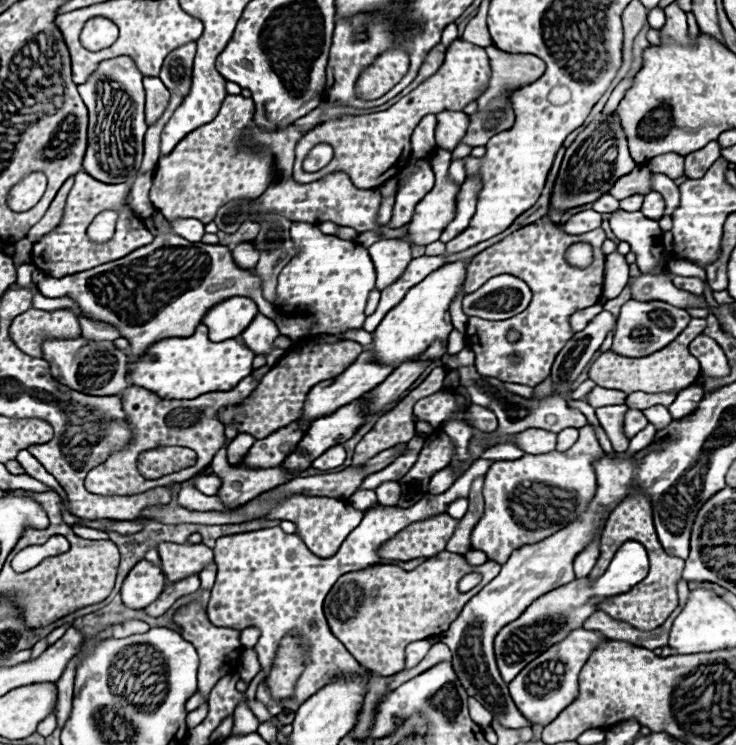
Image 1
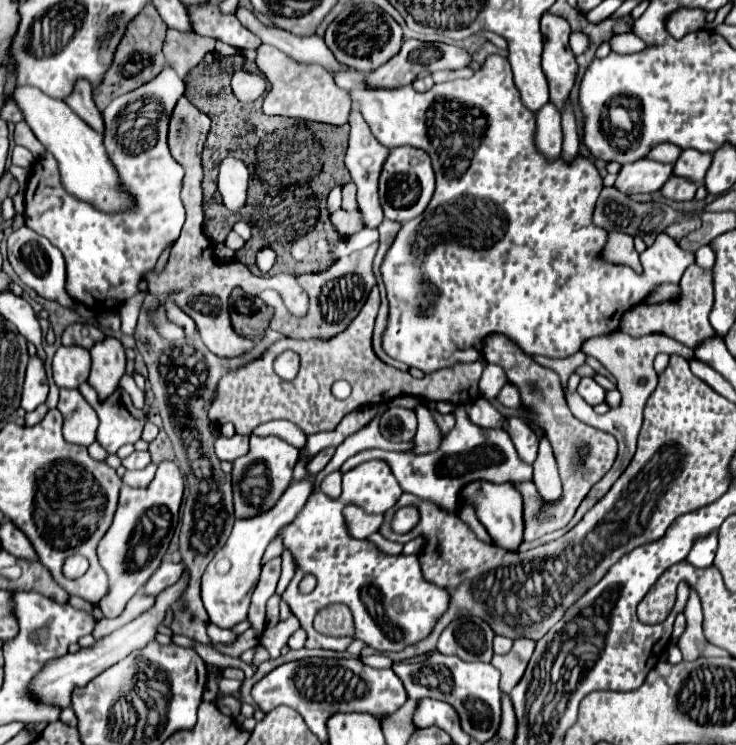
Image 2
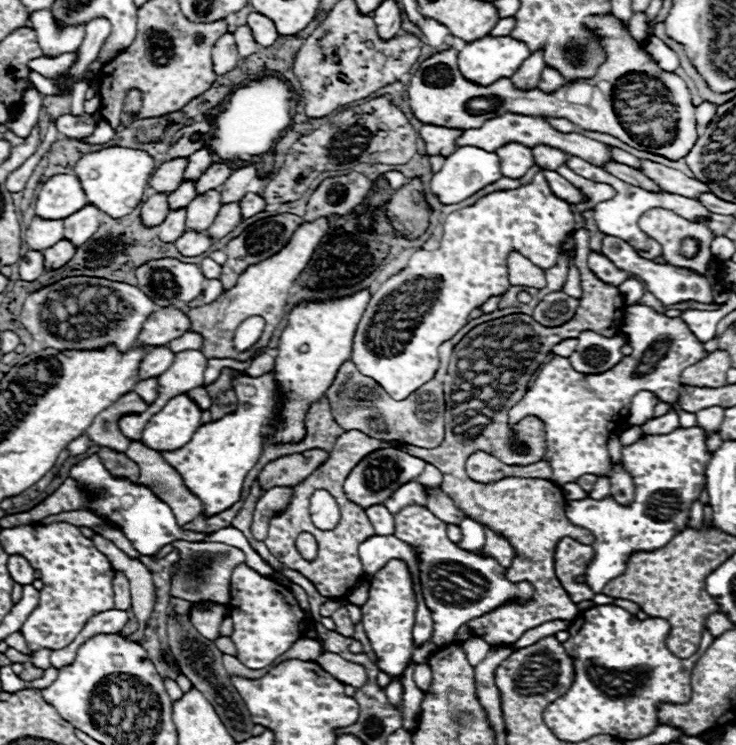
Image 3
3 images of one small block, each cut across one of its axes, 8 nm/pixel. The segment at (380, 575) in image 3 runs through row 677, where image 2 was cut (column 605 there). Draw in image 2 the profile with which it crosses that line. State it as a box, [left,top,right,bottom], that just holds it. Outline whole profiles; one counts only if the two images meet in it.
[578,378,606,406]

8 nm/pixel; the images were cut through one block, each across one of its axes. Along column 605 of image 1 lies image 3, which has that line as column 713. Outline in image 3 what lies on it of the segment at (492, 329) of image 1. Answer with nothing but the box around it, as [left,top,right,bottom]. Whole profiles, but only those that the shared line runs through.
[638,208,716,276]

